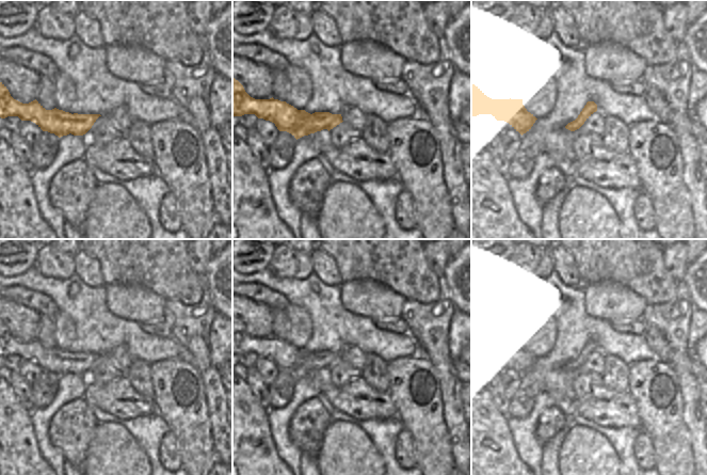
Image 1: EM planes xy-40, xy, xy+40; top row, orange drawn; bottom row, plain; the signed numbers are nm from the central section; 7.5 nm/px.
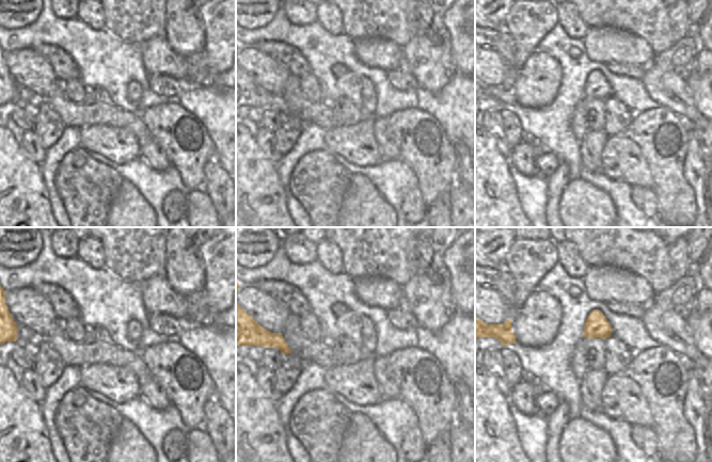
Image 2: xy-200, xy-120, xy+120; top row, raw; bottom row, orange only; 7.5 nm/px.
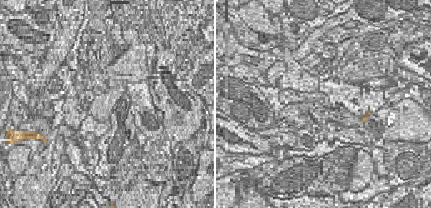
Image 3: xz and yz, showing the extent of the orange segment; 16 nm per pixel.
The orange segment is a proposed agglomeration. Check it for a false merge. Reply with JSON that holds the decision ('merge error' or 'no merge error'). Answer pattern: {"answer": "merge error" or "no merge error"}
{"answer": "no merge error"}

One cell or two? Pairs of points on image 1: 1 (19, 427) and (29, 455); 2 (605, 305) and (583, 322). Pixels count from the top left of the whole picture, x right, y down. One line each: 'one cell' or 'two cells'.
1: one cell
2: two cells

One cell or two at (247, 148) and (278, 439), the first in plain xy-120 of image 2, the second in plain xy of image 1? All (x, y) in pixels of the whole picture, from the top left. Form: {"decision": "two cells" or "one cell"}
{"decision": "two cells"}

